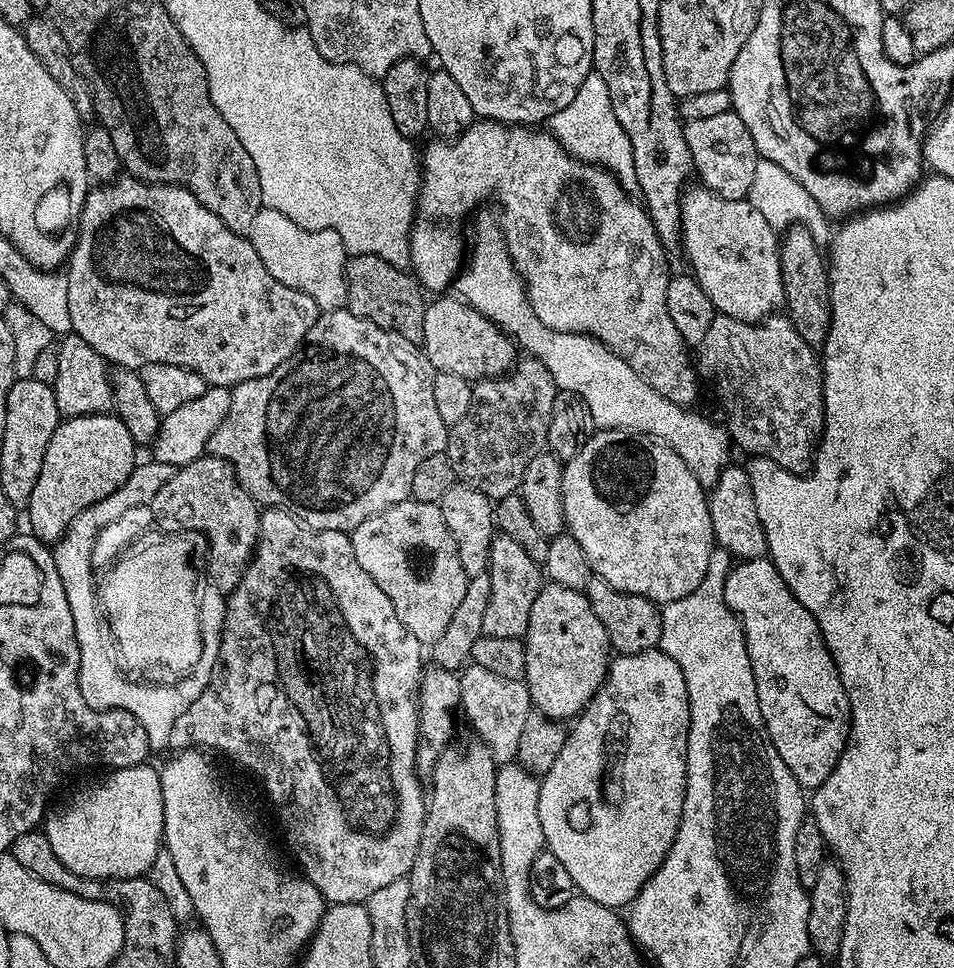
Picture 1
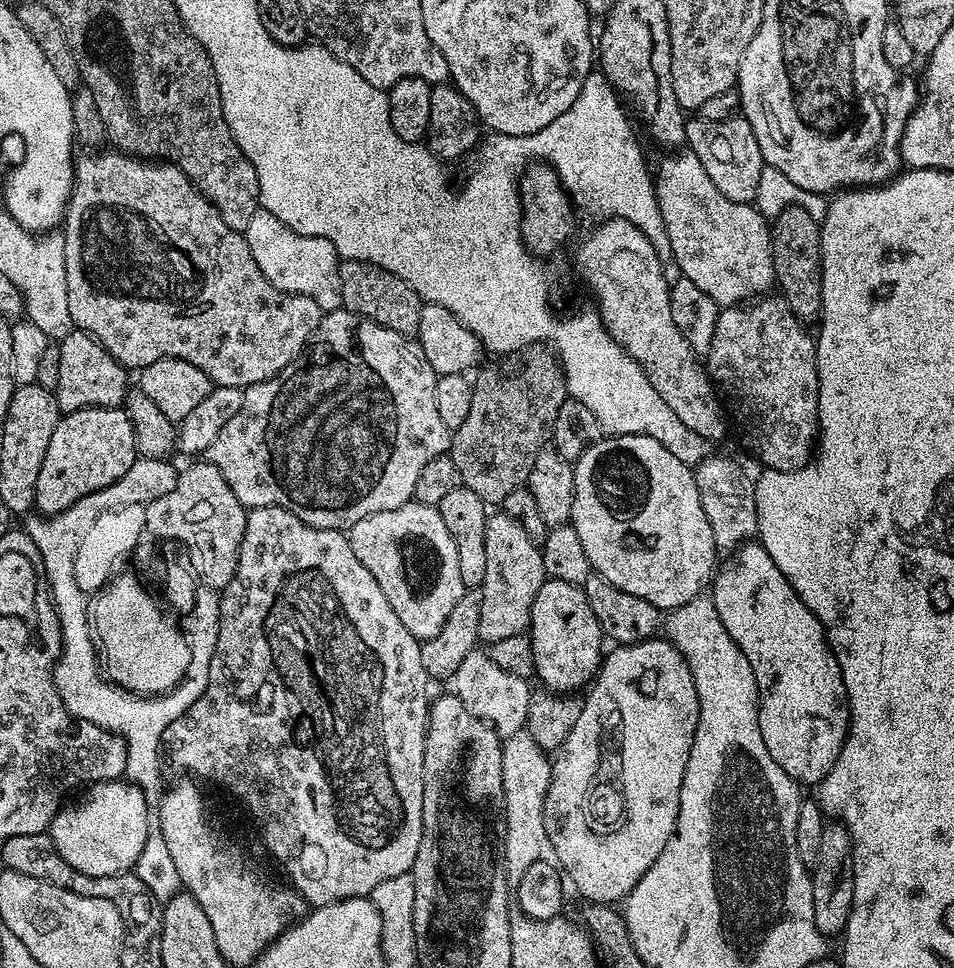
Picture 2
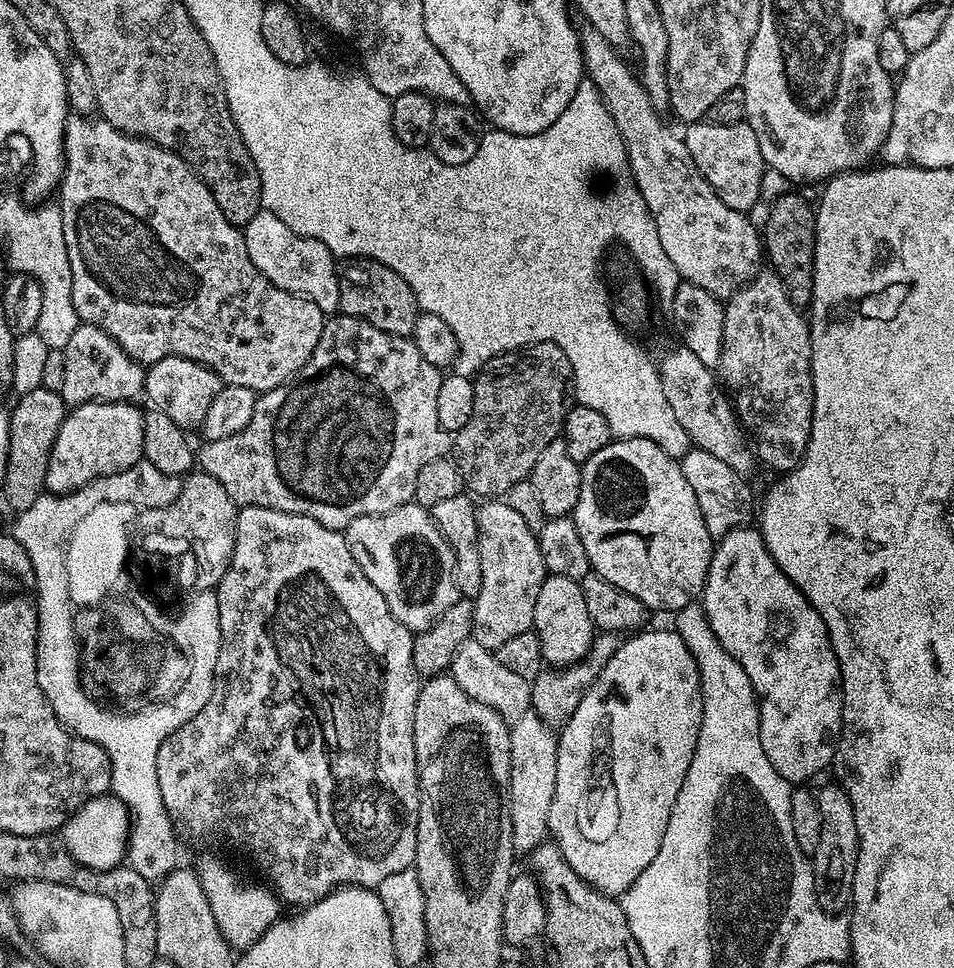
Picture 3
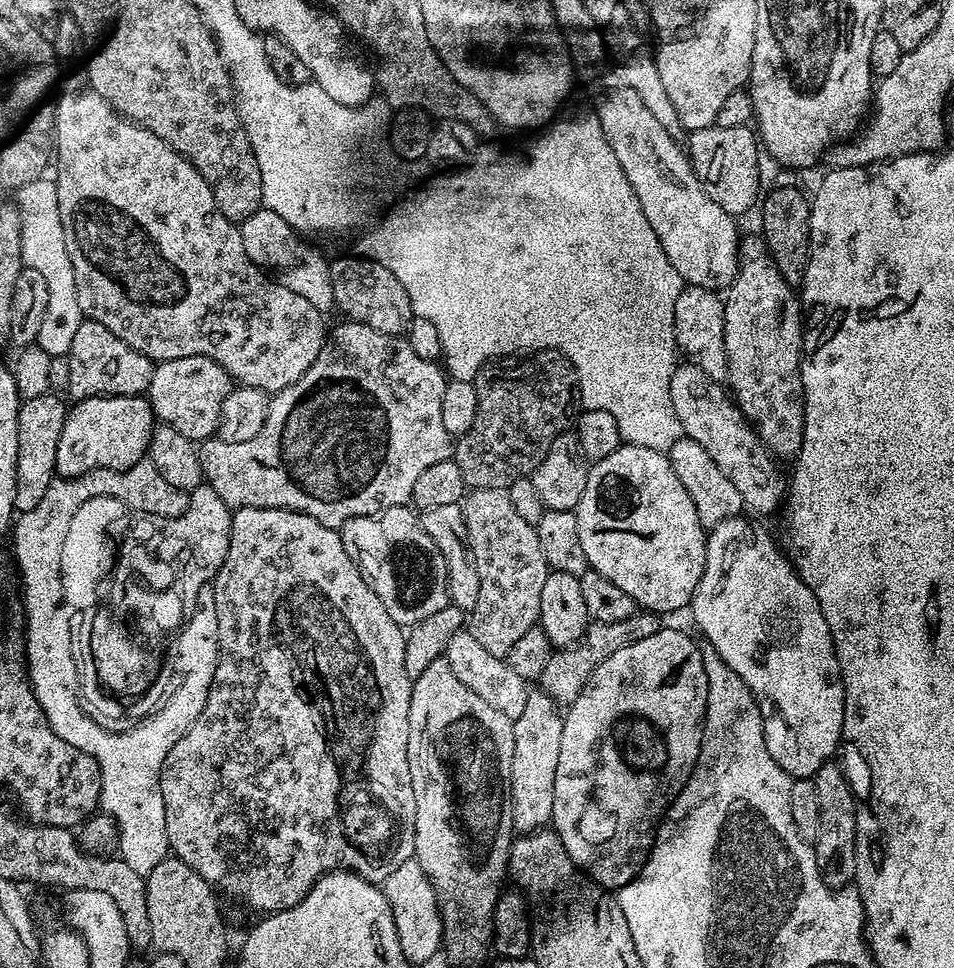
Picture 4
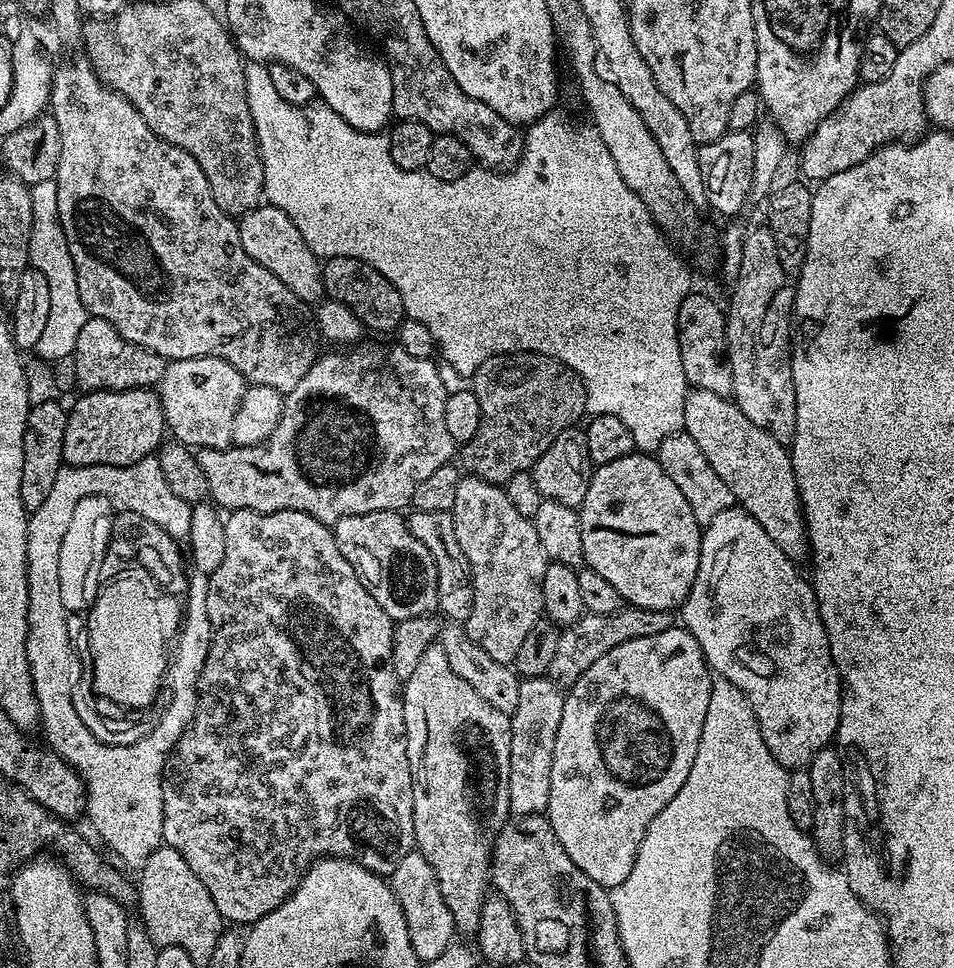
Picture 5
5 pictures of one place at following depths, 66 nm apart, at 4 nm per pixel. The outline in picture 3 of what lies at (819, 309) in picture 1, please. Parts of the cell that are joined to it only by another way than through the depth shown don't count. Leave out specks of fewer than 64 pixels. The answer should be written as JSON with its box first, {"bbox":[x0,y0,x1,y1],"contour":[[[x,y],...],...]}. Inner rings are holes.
{"bbox":[762,192,816,306],"contour":[[[787,192],[771,201],[768,216],[762,224],[762,248],[771,271],[778,274],[789,298],[797,306],[812,303],[812,275],[814,274],[814,242],[816,216],[813,205],[798,194]]]}

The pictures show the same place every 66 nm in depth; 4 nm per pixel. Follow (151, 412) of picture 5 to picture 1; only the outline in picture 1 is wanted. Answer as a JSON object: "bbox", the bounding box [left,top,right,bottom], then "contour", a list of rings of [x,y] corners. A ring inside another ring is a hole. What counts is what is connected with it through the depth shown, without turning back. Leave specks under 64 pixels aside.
{"bbox":[26,414,138,546],"contour":[[[105,414],[102,416],[69,416],[54,430],[54,438],[50,438],[50,446],[46,446],[46,454],[42,458],[42,474],[38,474],[38,482],[34,482],[34,494],[30,494],[26,511],[28,511],[28,524],[31,535],[37,536],[38,539],[49,546],[55,545],[56,541],[64,535],[64,531],[70,526],[70,522],[74,518],[78,518],[78,514],[82,514],[82,510],[86,510],[90,506],[94,506],[94,502],[102,502],[102,498],[110,498],[110,494],[114,494],[114,490],[118,490],[118,486],[122,486],[122,482],[126,482],[126,478],[130,478],[130,474],[136,468],[138,457],[136,457],[138,445],[134,438],[130,436],[126,426],[115,414]]]}

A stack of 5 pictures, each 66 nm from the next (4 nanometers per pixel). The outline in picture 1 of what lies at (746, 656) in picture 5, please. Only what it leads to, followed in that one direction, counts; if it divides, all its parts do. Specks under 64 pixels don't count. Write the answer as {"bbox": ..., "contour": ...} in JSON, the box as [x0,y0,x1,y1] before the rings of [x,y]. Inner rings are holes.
{"bbox":[724,558,852,790],"contour":[[[768,558],[739,561],[728,574],[728,585],[724,588],[724,597],[727,598],[728,605],[732,607],[732,611],[739,618],[740,625],[744,631],[746,650],[750,654],[750,664],[754,670],[754,682],[758,690],[758,704],[762,706],[762,718],[764,719],[770,742],[774,742],[774,750],[778,750],[778,758],[782,758],[782,762],[786,762],[786,766],[792,768],[794,778],[800,783],[800,787],[805,790],[815,790],[826,782],[826,778],[830,778],[830,774],[834,770],[842,750],[848,744],[848,726],[852,723],[850,702],[846,698],[846,690],[842,686],[840,671],[838,666],[834,666],[834,658],[818,630],[818,622],[814,622],[814,614],[810,614],[810,610],[806,610],[806,606],[802,606],[802,602],[798,602],[798,598],[794,598],[790,586],[786,586],[786,582],[772,565],[771,559]]]}

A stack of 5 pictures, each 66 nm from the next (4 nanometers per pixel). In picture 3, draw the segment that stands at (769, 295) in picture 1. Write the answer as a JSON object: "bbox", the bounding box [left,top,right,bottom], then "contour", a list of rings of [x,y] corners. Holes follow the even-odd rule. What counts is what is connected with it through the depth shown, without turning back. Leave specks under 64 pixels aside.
{"bbox":[581,28,762,298],"contour":[[[591,28],[585,29],[581,35],[581,48],[583,50],[584,70],[587,79],[591,80],[595,87],[599,90],[600,96],[604,99],[604,104],[611,112],[611,116],[615,119],[615,125],[618,126],[619,133],[622,134],[623,144],[626,146],[628,161],[631,164],[632,176],[635,178],[636,185],[639,186],[639,192],[643,196],[643,200],[647,204],[647,208],[651,210],[652,217],[654,217],[654,224],[658,226],[658,238],[662,241],[662,250],[666,250],[666,258],[670,258],[670,262],[674,262],[674,266],[678,270],[681,281],[693,284],[694,286],[702,286],[702,290],[706,290],[710,294],[721,298],[732,296],[744,284],[749,284],[750,281],[756,277],[756,273],[761,271],[762,268],[762,236],[754,225],[748,221],[749,217],[740,211],[734,210],[732,207],[727,206],[726,202],[722,202],[718,198],[713,187],[706,182],[705,176],[700,170],[696,162],[694,162],[690,155],[687,141],[680,135],[674,134],[660,118],[661,113],[650,102],[649,95],[646,94],[645,88],[642,86],[639,77],[628,68],[627,64],[619,57],[621,56],[617,49],[612,47],[612,44],[606,42],[606,38],[602,34]]]}

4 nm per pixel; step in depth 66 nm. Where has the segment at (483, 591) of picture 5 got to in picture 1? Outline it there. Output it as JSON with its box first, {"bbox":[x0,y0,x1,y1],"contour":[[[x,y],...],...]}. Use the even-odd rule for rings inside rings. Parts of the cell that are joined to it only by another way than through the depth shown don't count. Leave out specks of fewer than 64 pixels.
{"bbox":[482,534,542,638],"contour":[[[503,534],[492,538],[490,562],[486,573],[490,578],[490,603],[482,621],[484,635],[490,638],[523,638],[530,622],[530,610],[534,598],[538,598],[542,587],[542,568],[523,550],[522,546]]]}

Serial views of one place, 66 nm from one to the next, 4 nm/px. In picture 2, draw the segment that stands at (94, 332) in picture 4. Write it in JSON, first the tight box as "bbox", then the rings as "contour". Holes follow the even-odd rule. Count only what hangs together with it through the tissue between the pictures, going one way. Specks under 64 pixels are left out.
{"bbox":[55,330,130,414],"contour":[[[79,330],[66,334],[66,338],[59,340],[58,345],[61,353],[59,355],[59,379],[55,394],[61,413],[67,414],[87,408],[119,408],[125,403],[130,389],[130,383],[128,383],[130,372],[112,357],[110,350],[102,347],[90,334]]]}

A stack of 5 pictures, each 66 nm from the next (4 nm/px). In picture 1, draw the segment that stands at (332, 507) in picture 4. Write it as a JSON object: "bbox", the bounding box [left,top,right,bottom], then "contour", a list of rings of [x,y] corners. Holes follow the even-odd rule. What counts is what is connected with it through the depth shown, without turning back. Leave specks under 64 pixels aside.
{"bbox":[207,310,449,534],"contour":[[[347,310],[321,312],[314,326],[310,326],[302,347],[293,356],[286,358],[286,362],[282,362],[278,370],[270,370],[270,374],[262,374],[262,378],[250,378],[230,389],[232,394],[230,408],[218,430],[210,434],[207,451],[231,464],[240,484],[250,493],[257,505],[285,508],[309,528],[338,530],[351,534],[358,526],[362,526],[362,522],[366,522],[366,518],[409,499],[412,494],[414,473],[418,471],[418,466],[422,466],[426,458],[439,456],[447,449],[449,425],[442,422],[434,402],[436,374],[437,371],[428,361],[428,355],[424,353],[423,347],[402,338],[402,334],[382,330],[374,326],[374,322],[358,318]]]}

